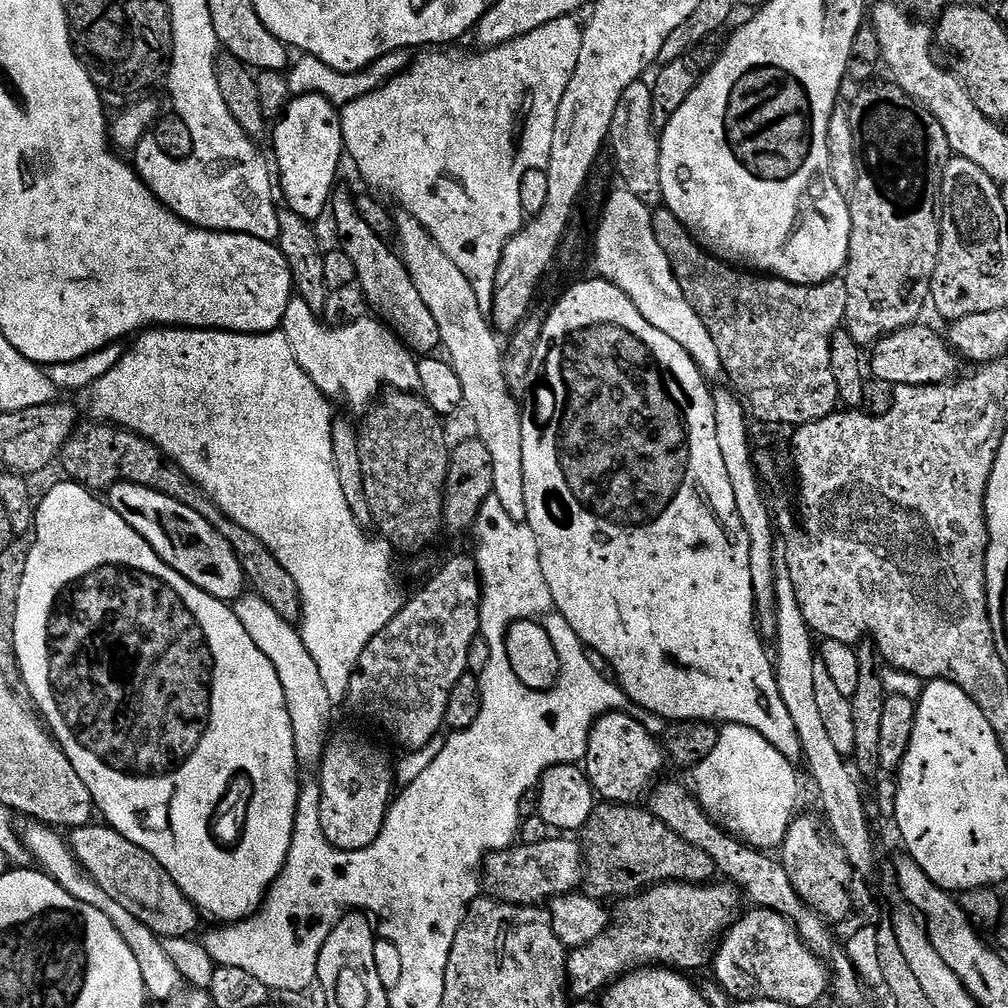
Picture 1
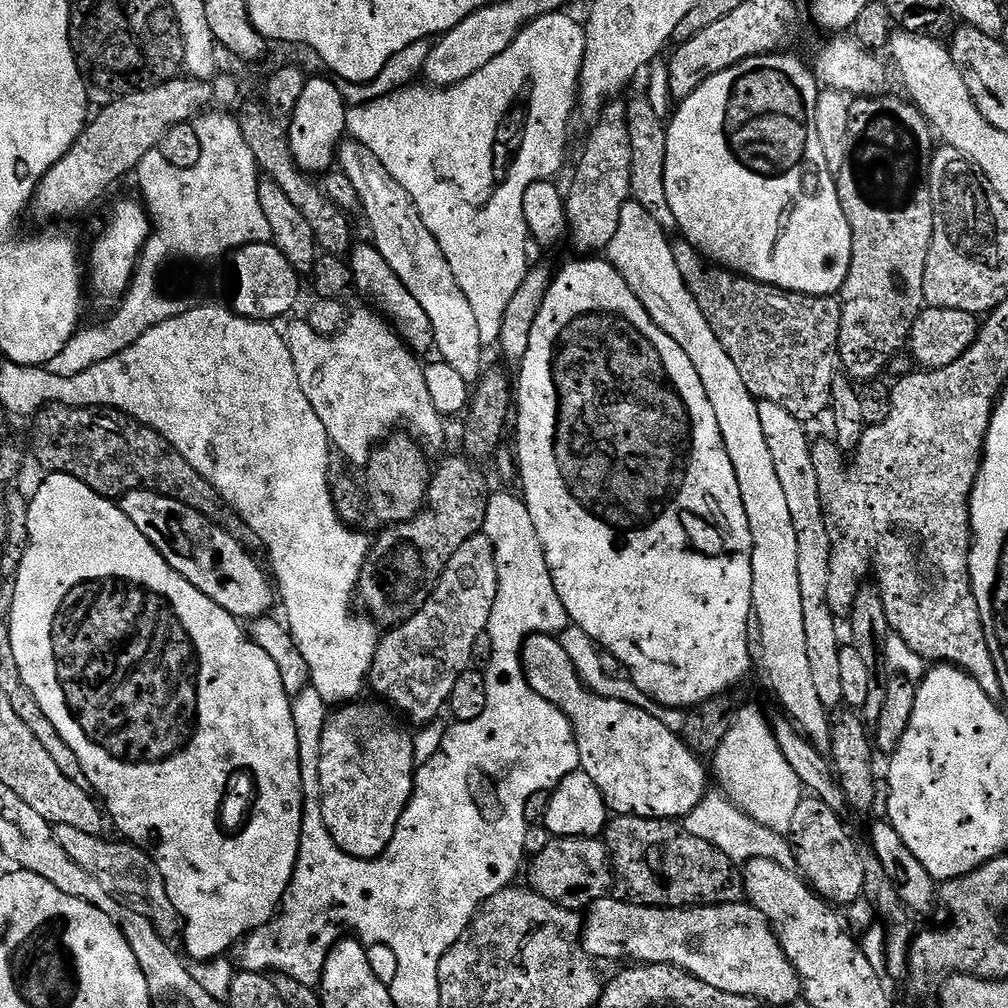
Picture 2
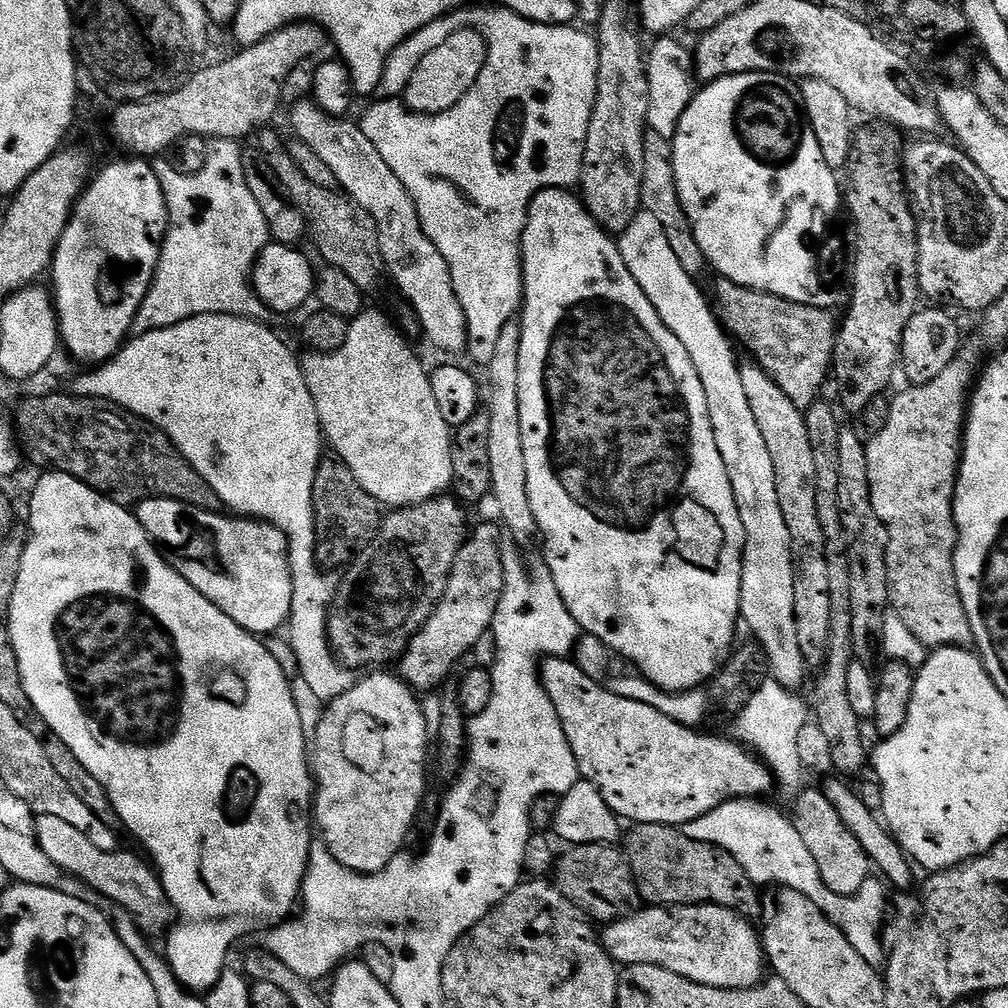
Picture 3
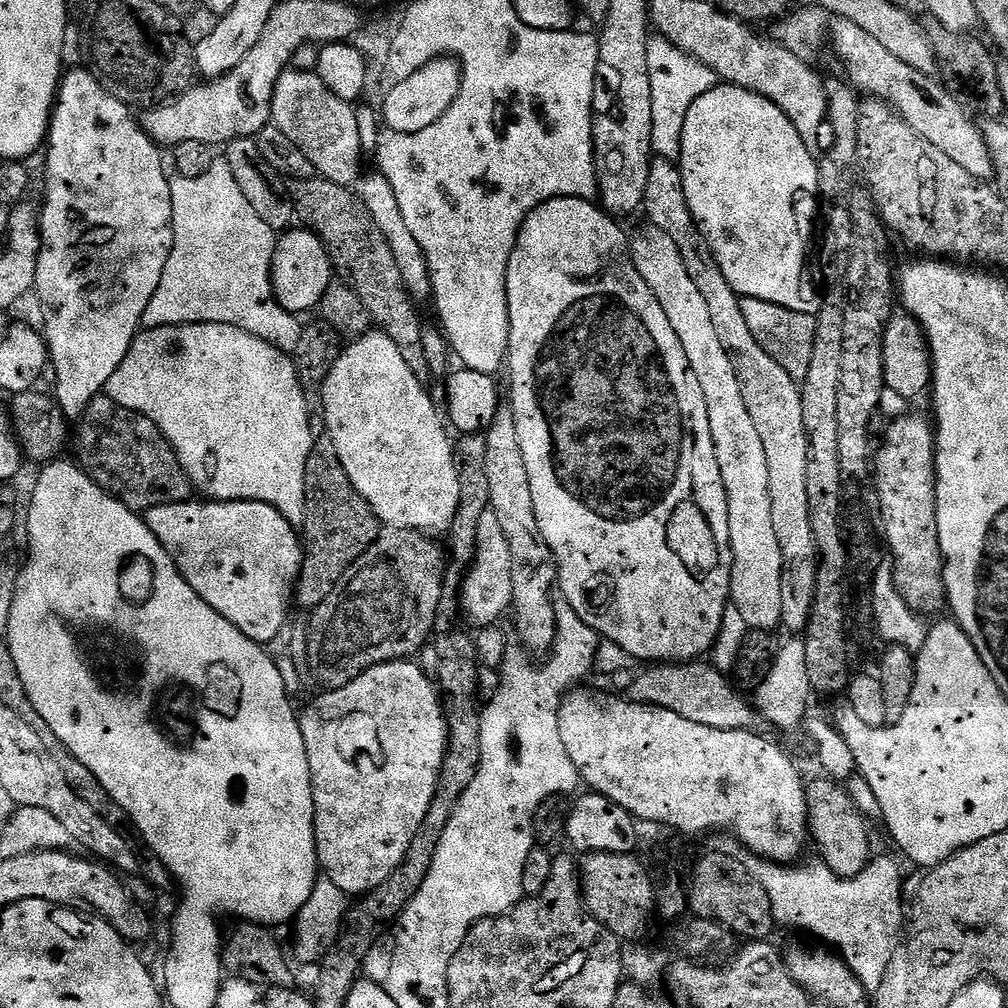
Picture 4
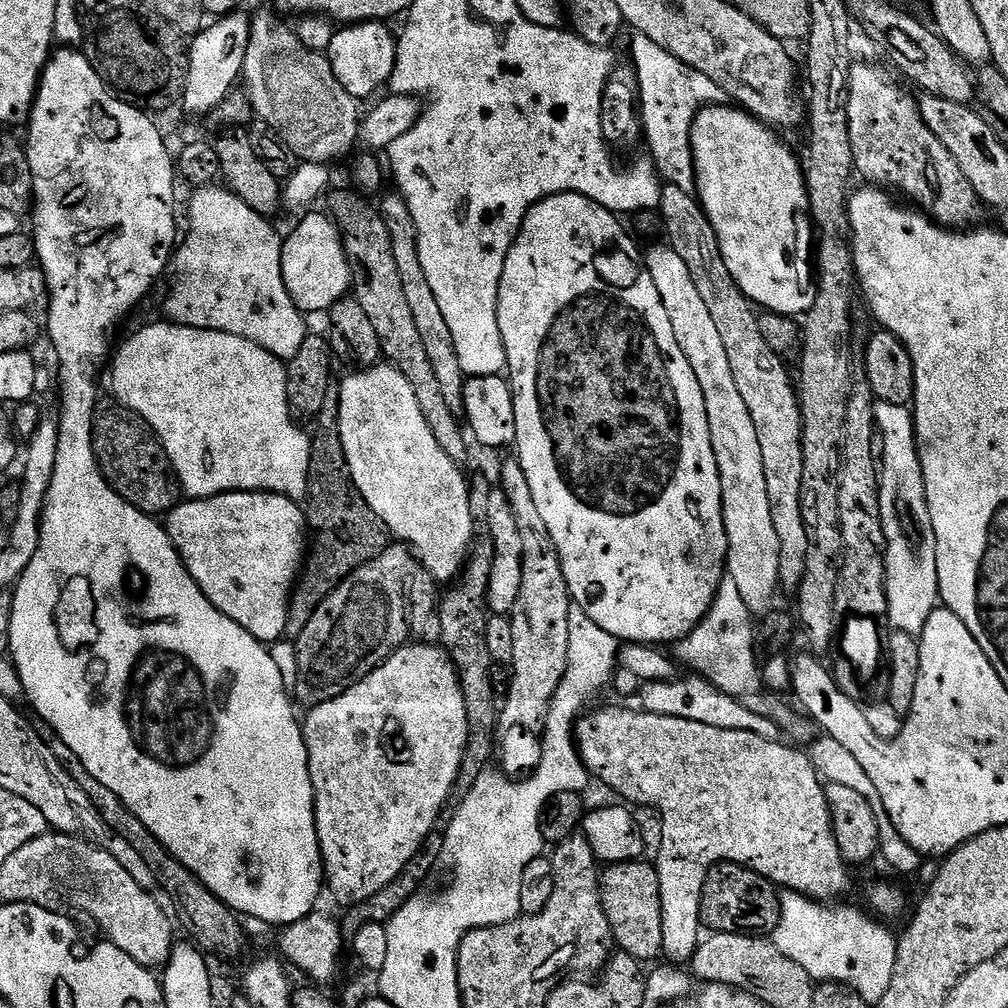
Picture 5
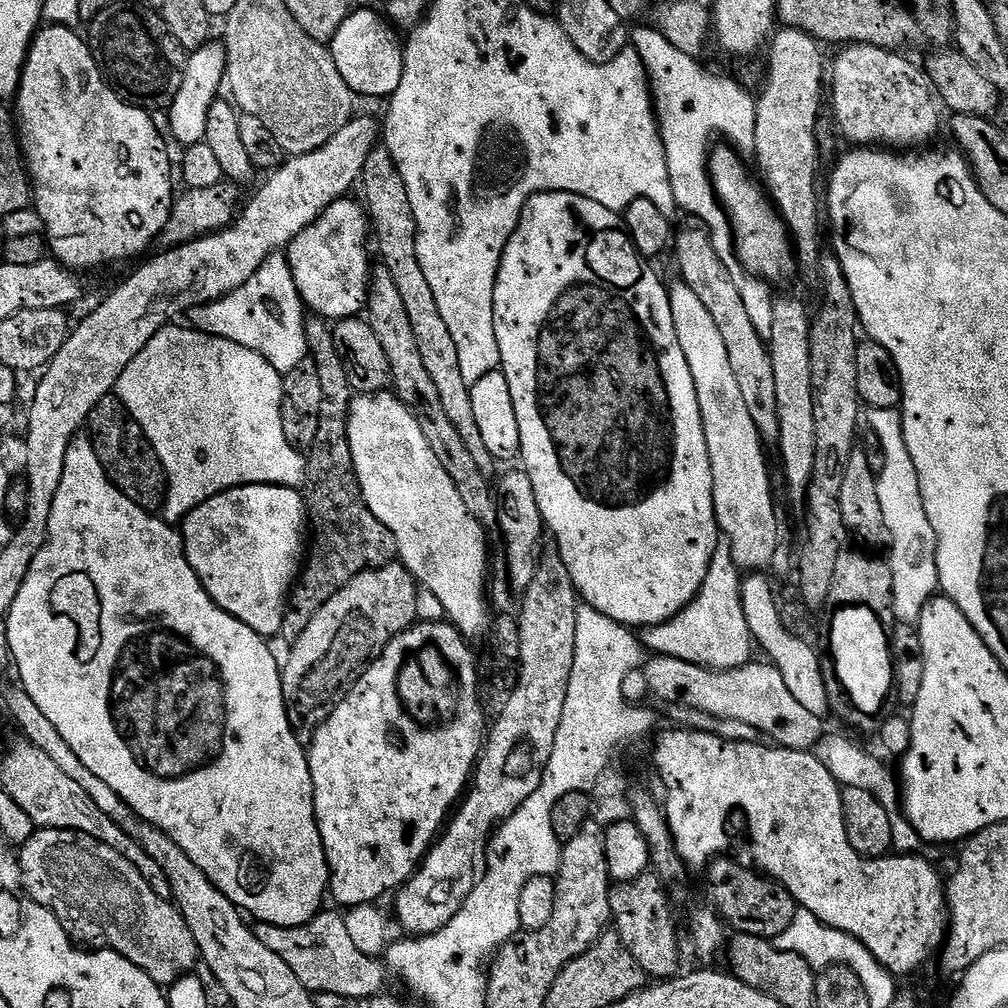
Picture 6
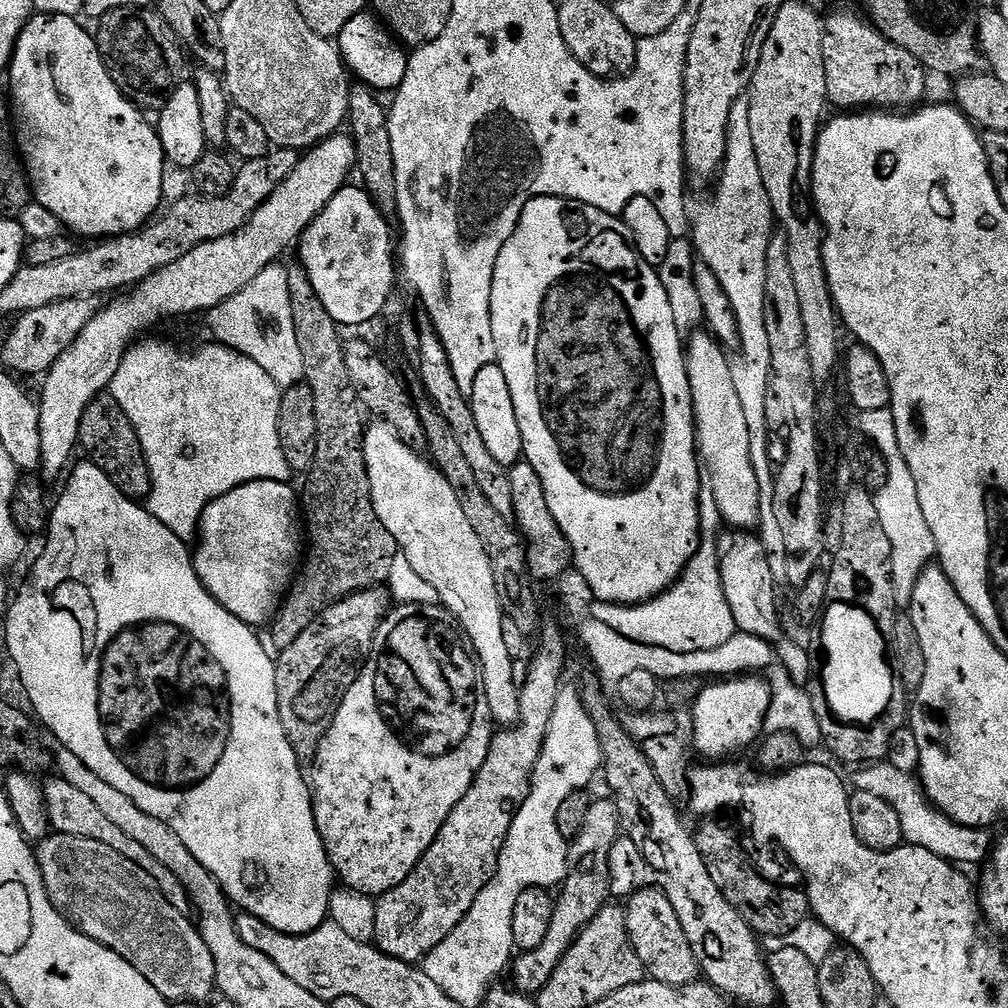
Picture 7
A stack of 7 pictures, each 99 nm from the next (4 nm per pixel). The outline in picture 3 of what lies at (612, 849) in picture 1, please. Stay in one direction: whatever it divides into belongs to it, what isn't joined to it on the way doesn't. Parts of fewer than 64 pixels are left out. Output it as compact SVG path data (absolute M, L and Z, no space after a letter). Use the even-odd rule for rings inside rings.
M636 824L629 828L632 829L627 829L622 848L638 881L639 899L645 905L713 904L735 908L749 918L765 915L758 884L750 880L726 850L686 838L679 827L671 824Z

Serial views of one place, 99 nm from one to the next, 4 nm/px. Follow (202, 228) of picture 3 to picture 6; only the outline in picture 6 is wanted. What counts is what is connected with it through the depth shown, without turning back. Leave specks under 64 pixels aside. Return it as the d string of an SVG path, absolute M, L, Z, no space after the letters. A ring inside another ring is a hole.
M284 254L268 256L266 262L262 262L262 266L252 275L250 282L238 286L238 290L214 302L192 309L190 319L191 327L197 328L202 334L226 338L230 342L238 342L238 346L246 346L246 350L254 350L254 354L262 354L262 358L266 358L266 362L270 362L270 366L274 366L274 370L281 374L301 367L308 356L308 343L304 333L306 309L294 286L288 257Z

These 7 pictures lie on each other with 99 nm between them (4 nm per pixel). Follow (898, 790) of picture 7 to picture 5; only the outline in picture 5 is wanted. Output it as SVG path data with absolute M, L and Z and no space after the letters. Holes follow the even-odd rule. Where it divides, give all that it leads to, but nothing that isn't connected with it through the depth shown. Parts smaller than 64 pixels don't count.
M823 734L817 735L816 740L810 746L810 755L812 757L812 765L821 781L829 784L837 784L838 786L847 786L850 790L854 790L857 794L862 794L862 798L866 798L866 802L870 805L870 810L874 814L874 819L878 822L878 838L880 839L879 855L884 856L884 860L896 872L901 872L904 876L912 876L916 874L922 863L922 857L919 852L915 852L906 841L902 838L902 834L898 834L898 830L894 826L894 822L888 820L886 810L882 806L882 798L878 798L878 790L874 786L874 782L870 782L870 777L866 775L866 770L862 770L862 765L854 758L854 754L850 754L850 750L846 750L834 738Z

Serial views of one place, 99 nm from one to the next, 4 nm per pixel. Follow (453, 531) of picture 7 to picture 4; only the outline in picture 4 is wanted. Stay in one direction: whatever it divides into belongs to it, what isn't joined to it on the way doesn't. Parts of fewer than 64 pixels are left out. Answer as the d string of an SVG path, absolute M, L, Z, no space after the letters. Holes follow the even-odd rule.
M369 330L341 351L338 362L334 362L319 389L320 404L324 407L327 439L334 442L334 450L338 450L338 458L342 466L346 466L346 474L350 474L350 482L354 482L354 490L366 498L381 525L444 534L454 522L460 497L458 470L454 466L454 440L448 437L449 429L442 419L441 409L440 412L436 409L423 384L421 377L410 370L406 358L402 358L402 350L398 350L394 342L386 338L384 332Z

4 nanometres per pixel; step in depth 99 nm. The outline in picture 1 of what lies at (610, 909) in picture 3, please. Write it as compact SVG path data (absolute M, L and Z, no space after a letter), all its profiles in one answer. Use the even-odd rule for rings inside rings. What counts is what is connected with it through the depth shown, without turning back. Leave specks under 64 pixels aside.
M549 838L533 844L517 843L500 852L492 852L482 865L482 888L491 899L501 900L504 904L522 904L525 906L540 906L551 902L555 896L565 896L568 892L575 892L585 883L586 865L584 863L584 849L581 841L576 838Z

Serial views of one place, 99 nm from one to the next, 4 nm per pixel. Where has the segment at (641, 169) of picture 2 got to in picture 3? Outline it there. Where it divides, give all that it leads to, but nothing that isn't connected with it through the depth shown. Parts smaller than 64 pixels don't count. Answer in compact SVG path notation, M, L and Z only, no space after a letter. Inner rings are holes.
M651 130L644 134L642 150L642 198L643 211L654 214L658 222L662 222L662 230L666 230L666 238L674 249L674 255L682 262L684 269L694 278L706 268L706 261L698 242L692 233L690 222L686 218L686 210L682 210L682 202L678 198L678 186L674 178L674 162L672 161L672 142L662 138L662 134Z

